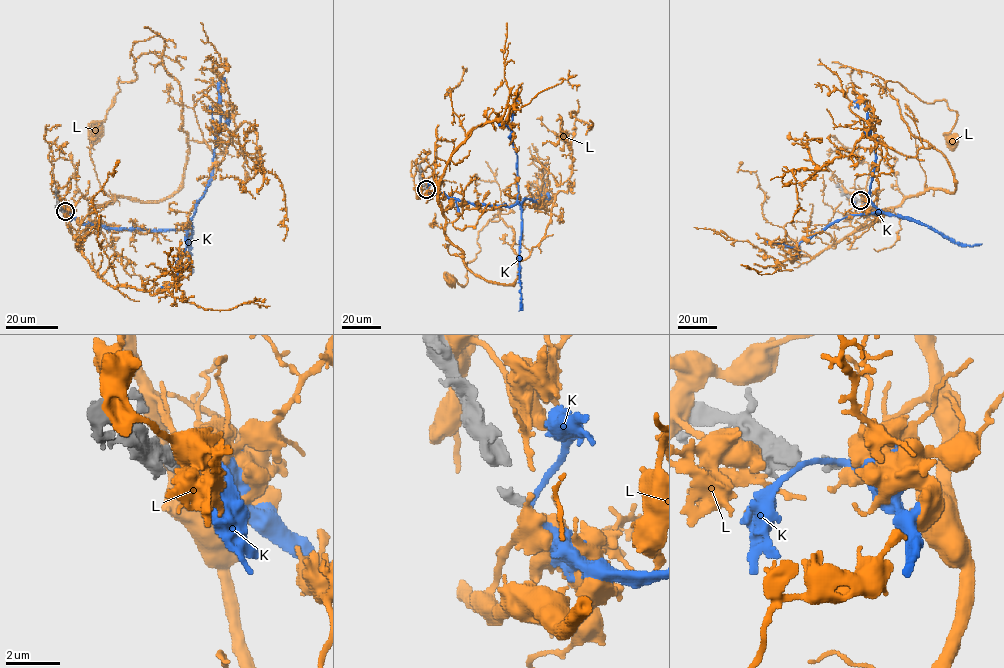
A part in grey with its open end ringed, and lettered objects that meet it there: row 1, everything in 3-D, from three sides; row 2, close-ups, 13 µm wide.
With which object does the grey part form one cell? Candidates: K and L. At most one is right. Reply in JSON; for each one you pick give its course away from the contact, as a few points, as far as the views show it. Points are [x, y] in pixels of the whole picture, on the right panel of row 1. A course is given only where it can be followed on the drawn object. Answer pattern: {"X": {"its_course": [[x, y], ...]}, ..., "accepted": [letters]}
{"K": {"its_course": [[860, 200], [864, 210], [878, 214], [870, 199], [876, 134], [869, 123], [867, 105], [857, 100], [858, 108]]}, "accepted": ["K"]}

